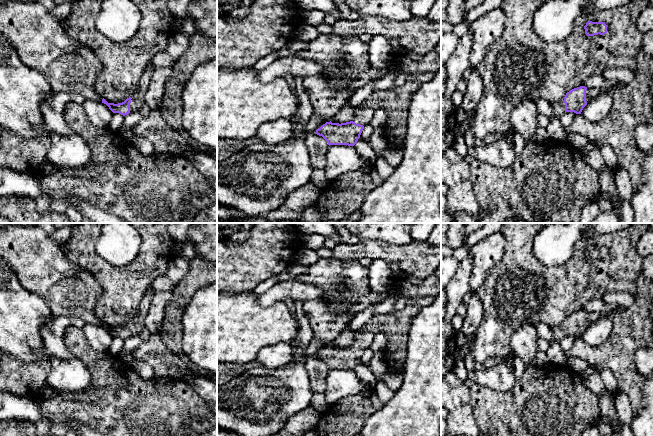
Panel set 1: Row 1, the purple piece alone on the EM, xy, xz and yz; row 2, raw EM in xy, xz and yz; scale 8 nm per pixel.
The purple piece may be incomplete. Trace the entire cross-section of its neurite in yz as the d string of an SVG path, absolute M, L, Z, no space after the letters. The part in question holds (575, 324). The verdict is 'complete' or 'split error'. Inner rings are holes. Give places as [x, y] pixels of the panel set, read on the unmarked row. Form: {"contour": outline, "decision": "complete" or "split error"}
{"contour": "M585 310L574 312L566 317L563 324L551 328L555 340L560 341L566 336L581 338L583 332L587 329L586 314L587 311Z", "decision": "split error"}

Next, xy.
{"contour": "M150 293L143 297L138 306L137 314L124 326L118 328L108 327L103 322L102 327L106 328L113 337L119 337L123 340L132 336L139 336L140 332L145 328L145 318L150 307L152 295L153 294Z", "decision": "split error"}

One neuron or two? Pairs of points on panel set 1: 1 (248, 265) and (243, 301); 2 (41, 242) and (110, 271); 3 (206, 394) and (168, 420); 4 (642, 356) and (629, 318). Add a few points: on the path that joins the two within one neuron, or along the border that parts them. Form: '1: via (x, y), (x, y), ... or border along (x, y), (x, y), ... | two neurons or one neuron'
1: border along (252, 290), (227, 292) | two neurons
2: border along (59, 246), (62, 253), (69, 260), (80, 266) | two neurons
3: border along (196, 393), (206, 402) | two neurons
4: border along (642, 346), (635, 352), (633, 357) | two neurons

